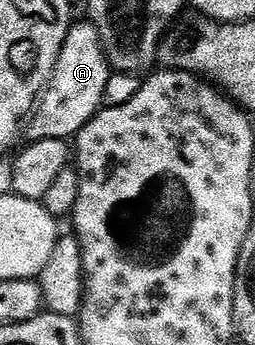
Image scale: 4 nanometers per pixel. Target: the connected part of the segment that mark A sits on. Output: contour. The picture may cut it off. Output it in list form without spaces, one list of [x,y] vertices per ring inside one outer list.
[[[89,19],[75,20],[71,24],[64,47],[60,51],[58,66],[54,69],[52,84],[43,92],[28,121],[30,141],[40,139],[77,138],[79,131],[103,108],[106,88],[110,85],[112,66],[102,46],[100,31]]]

